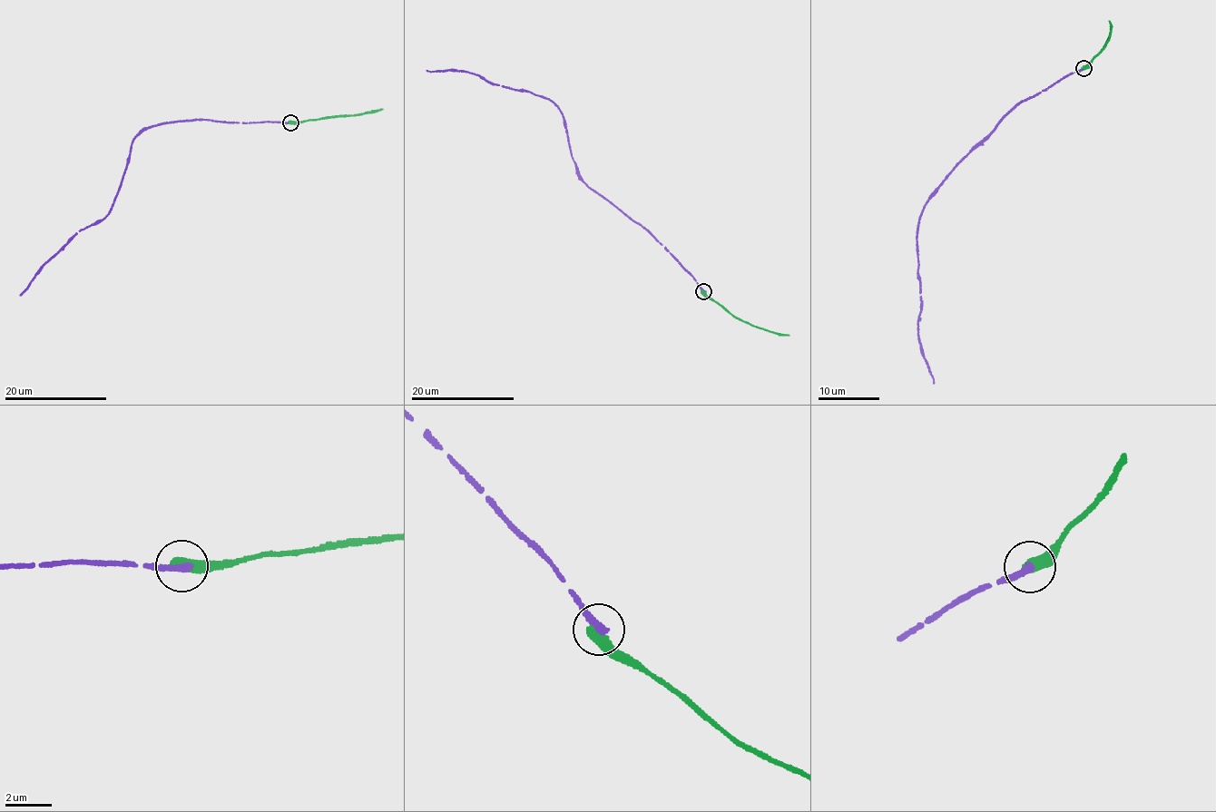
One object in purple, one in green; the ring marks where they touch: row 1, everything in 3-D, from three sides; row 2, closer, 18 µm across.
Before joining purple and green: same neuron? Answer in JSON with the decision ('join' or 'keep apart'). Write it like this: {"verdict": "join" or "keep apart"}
{"verdict": "keep apart"}

